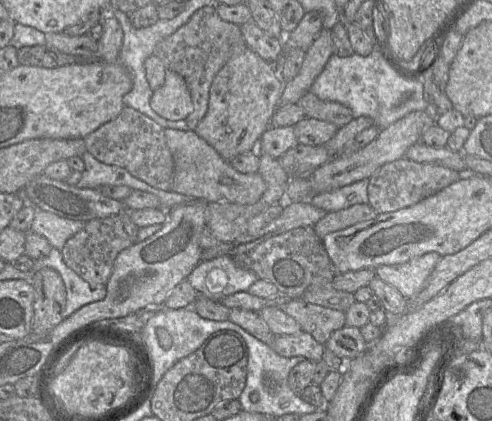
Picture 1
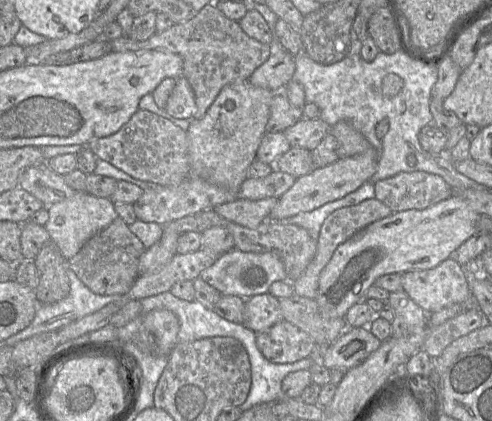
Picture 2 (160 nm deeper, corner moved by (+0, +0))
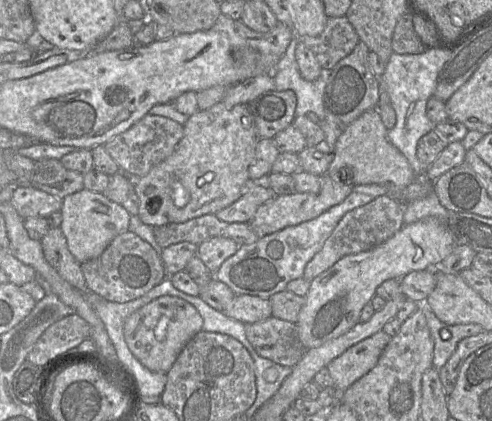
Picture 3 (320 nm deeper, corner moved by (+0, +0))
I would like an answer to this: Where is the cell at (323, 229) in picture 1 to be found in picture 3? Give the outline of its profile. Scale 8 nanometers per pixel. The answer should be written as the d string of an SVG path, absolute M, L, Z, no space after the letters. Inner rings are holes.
M388 195L378 196L371 202L347 212L327 238L322 249L307 263L302 278L311 282L342 257L368 251L383 244L397 233L403 225L404 208Z

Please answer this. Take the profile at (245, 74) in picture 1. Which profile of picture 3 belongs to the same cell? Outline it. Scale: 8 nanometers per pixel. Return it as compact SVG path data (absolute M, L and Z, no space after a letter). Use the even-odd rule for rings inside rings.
M219 102L189 116L183 128L183 137L172 155L153 167L147 175L134 180L134 190L139 199L138 217L143 224L152 228L215 215L236 202L250 184L249 166L255 156L259 138L248 105L239 104L227 108Z

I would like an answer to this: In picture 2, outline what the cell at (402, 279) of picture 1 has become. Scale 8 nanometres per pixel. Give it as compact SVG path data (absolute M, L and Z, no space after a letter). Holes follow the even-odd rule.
M448 258L438 266L402 275L403 291L426 313L452 305L472 305L466 268Z

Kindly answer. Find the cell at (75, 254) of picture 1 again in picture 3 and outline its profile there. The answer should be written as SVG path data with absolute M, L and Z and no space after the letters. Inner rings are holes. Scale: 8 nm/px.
M130 231L115 237L99 257L82 263L81 270L87 290L114 303L142 297L167 278L161 255Z

